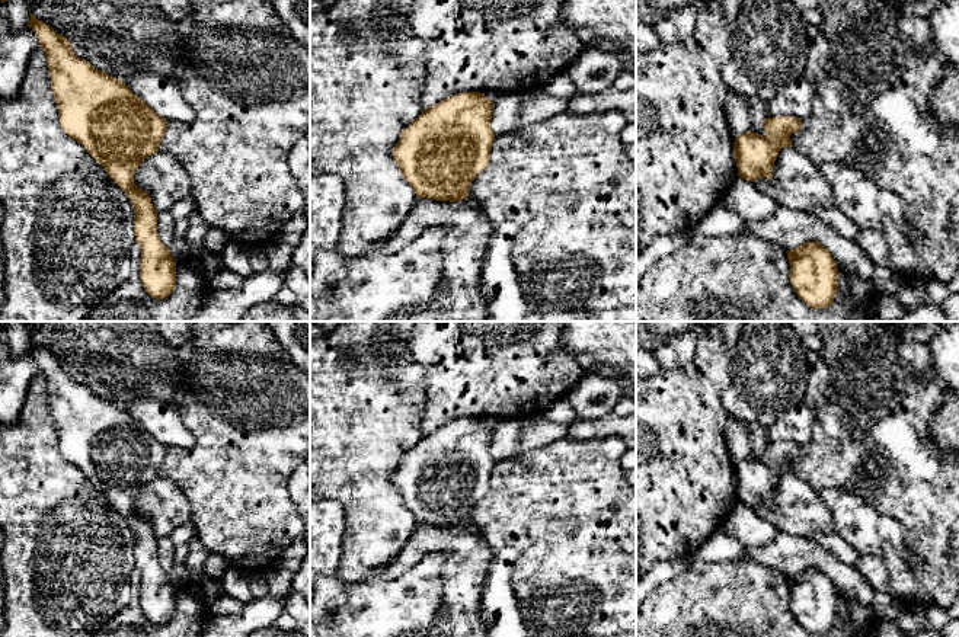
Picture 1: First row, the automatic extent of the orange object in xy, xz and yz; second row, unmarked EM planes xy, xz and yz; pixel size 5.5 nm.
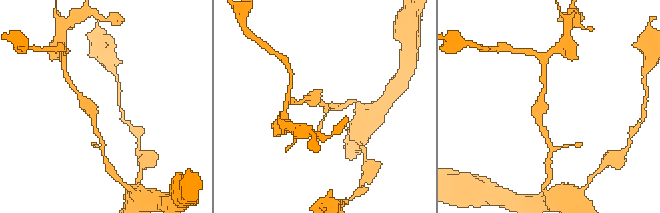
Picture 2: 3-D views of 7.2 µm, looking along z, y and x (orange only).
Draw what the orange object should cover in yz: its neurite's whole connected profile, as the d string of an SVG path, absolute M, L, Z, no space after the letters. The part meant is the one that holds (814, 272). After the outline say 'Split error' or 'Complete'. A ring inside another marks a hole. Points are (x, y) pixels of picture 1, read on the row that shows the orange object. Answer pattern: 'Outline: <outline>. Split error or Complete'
Outline: M806 241L787 250L790 284L797 297L812 308L828 308L838 289L838 268L819 241Z. Complete

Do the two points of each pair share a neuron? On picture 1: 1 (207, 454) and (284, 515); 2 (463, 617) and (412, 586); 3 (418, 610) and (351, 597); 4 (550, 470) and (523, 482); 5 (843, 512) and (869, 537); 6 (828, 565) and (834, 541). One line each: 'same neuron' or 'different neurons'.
1: same neuron
2: different neurons
3: same neuron
4: same neuron
5: same neuron
6: different neurons

